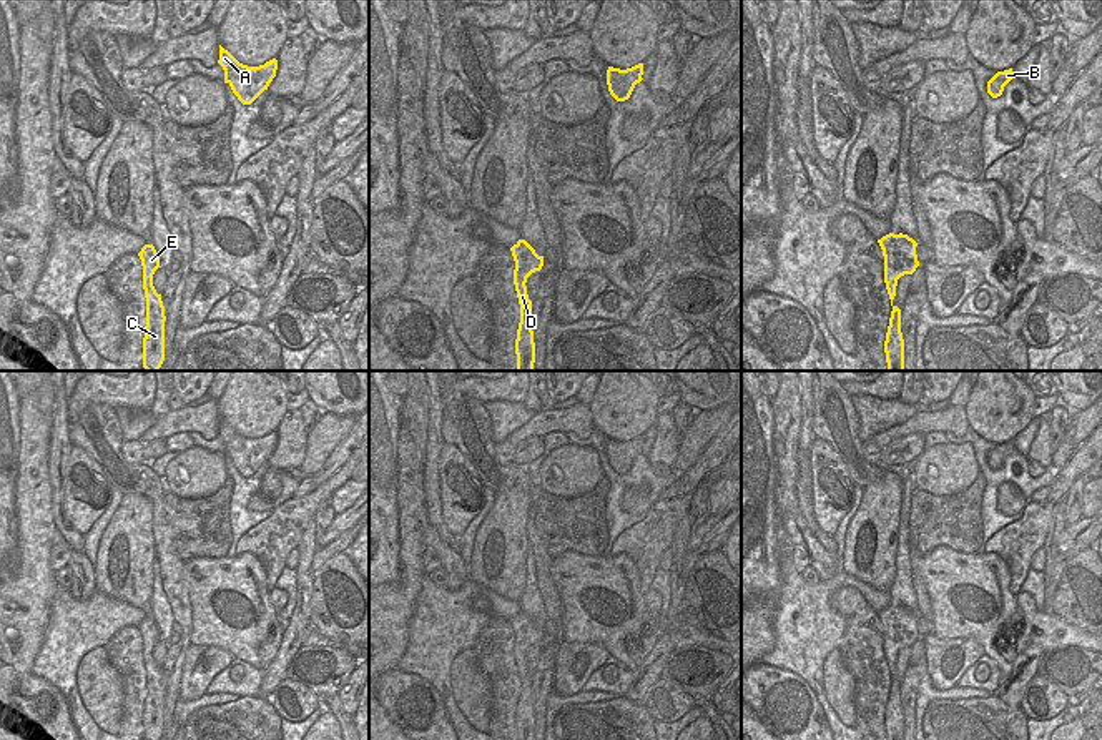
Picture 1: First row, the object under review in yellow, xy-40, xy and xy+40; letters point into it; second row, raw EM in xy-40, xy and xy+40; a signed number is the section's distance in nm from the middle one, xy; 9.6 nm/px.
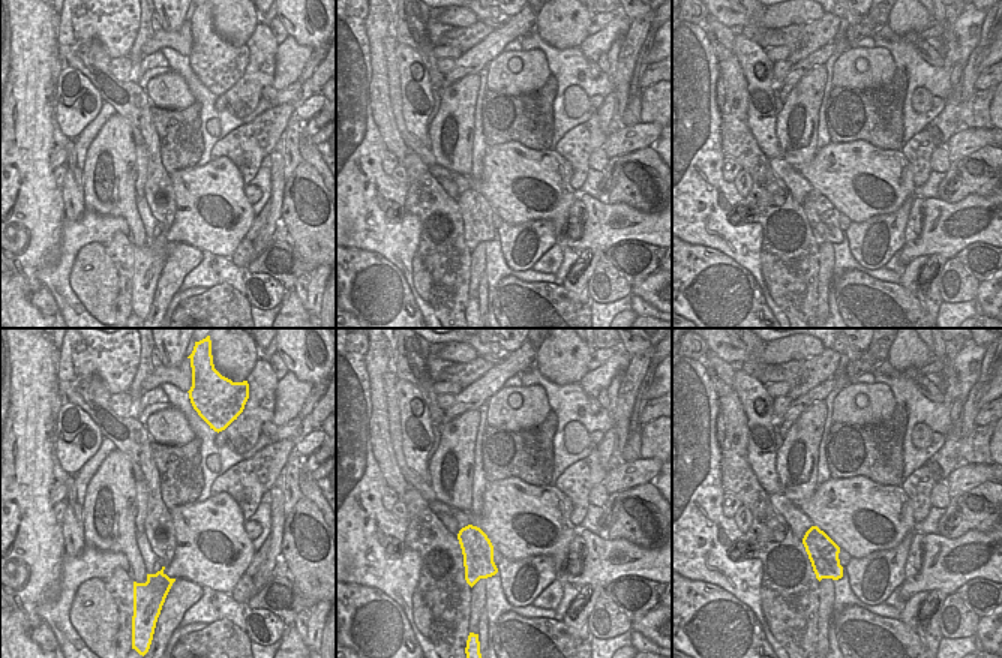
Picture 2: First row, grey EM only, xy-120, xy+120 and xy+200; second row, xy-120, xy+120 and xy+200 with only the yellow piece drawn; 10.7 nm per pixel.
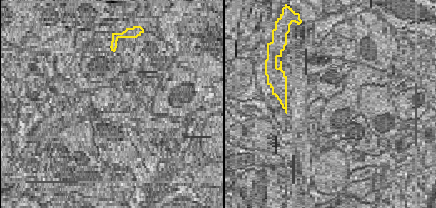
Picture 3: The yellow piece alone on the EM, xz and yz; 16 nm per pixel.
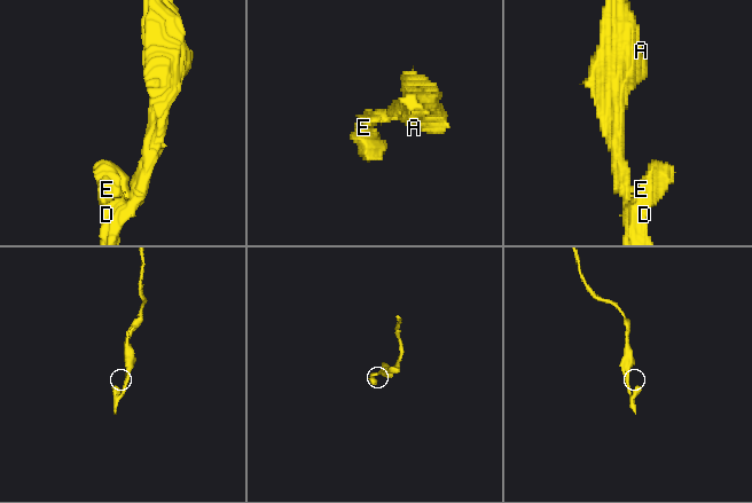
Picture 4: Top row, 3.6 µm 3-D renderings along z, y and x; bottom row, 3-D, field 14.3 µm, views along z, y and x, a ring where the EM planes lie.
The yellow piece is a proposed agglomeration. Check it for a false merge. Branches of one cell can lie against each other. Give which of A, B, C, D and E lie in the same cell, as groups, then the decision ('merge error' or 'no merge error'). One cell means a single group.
groups A B C D E; no merge error

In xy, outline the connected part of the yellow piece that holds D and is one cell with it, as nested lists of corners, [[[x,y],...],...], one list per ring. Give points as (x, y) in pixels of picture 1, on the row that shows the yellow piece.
[[[519,239],[510,251],[515,261],[514,284],[520,304],[520,323],[515,339],[517,371],[534,371],[535,343],[532,331],[532,301],[529,299],[525,283],[532,273],[542,269],[544,256],[539,256],[525,239]]]

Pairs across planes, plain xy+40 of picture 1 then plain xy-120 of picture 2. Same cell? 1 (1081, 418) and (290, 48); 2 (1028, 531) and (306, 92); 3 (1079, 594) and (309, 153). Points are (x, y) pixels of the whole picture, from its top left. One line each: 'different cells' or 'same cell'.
1: same cell
2: same cell
3: different cells

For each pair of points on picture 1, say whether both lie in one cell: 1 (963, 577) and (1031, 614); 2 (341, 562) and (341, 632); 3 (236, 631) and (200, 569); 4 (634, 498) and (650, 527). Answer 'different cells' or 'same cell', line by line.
1: different cells
2: same cell
3: same cell
4: different cells

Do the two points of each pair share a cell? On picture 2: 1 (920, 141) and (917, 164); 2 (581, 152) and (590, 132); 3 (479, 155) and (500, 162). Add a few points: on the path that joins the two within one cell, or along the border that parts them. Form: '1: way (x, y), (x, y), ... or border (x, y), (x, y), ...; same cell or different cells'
1: way (918, 147), (918, 158); same cell
2: way (581, 147), (588, 137); same cell
3: border (489, 149), (483, 161), (483, 177), (471, 188); different cells

